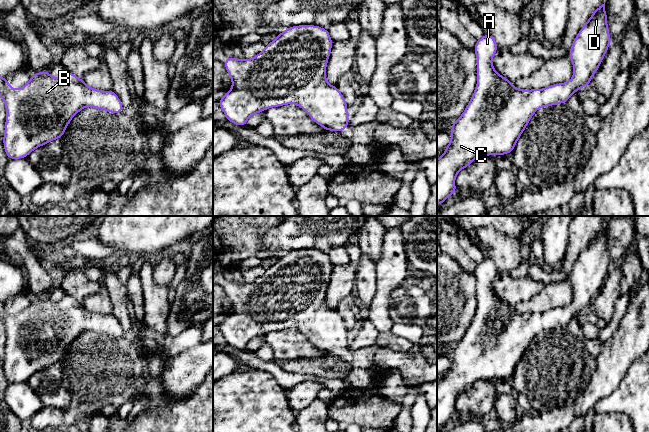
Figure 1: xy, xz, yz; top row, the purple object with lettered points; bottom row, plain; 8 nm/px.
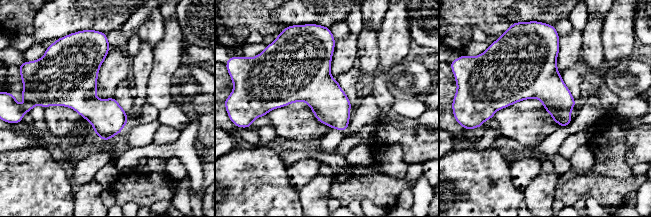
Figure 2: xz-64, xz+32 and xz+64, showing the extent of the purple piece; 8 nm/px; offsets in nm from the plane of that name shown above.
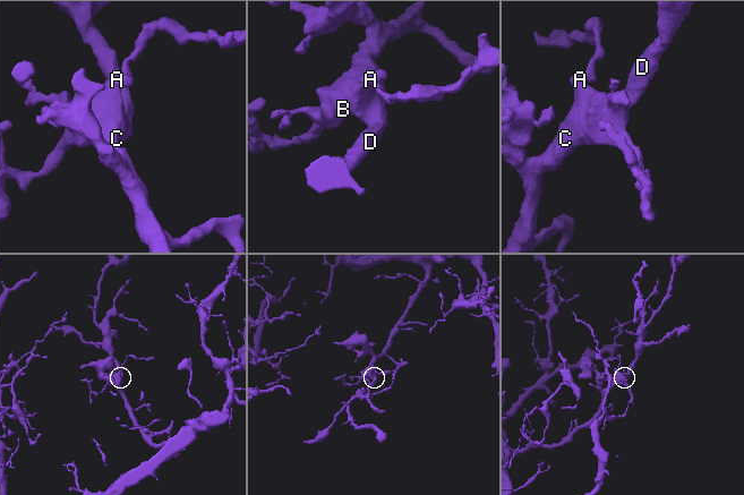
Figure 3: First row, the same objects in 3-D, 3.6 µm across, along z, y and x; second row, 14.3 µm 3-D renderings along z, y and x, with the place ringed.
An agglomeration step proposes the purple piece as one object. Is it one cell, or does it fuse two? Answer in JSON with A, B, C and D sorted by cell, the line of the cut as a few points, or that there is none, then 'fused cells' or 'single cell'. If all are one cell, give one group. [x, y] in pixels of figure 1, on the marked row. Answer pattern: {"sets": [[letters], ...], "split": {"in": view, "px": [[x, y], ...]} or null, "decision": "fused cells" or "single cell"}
{"sets": [["A", "B", "C", "D"]], "split": null, "decision": "single cell"}

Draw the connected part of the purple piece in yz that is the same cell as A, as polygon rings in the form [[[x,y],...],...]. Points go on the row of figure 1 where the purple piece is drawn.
[[[605,3],[597,7],[573,40],[569,58],[573,64],[570,81],[553,84],[543,89],[522,90],[501,76],[492,65],[492,58],[499,49],[494,37],[487,33],[477,40],[473,51],[477,55],[477,85],[462,115],[453,121],[451,142],[437,159],[437,204],[443,206],[446,199],[457,192],[455,178],[458,172],[481,156],[512,153],[530,119],[540,107],[563,104],[580,88],[590,85],[610,46],[611,37],[607,24]]]

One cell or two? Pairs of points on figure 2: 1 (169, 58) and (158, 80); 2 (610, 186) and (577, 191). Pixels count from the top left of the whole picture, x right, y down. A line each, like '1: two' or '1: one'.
1: one
2: one

